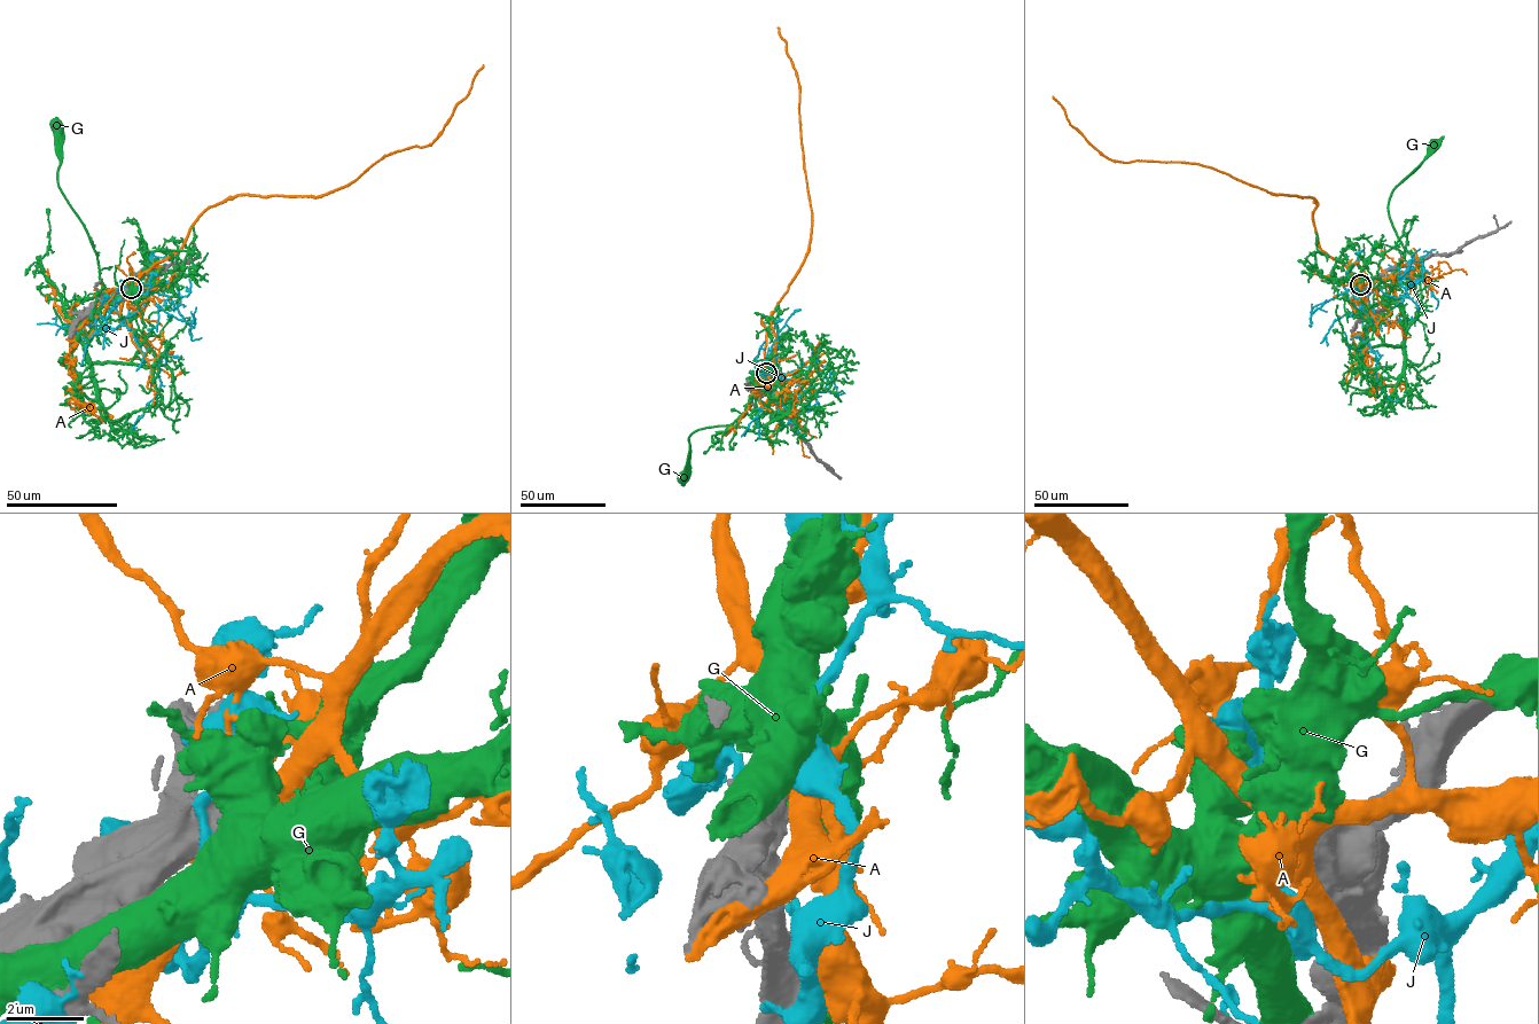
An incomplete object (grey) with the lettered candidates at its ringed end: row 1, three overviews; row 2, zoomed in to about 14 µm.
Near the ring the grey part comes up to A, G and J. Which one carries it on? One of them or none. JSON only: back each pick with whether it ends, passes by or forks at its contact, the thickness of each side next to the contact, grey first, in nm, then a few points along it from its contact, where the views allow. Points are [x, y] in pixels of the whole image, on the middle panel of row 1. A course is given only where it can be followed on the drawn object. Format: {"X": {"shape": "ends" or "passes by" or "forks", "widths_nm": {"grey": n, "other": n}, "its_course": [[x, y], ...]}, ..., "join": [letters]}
{"join": []}

